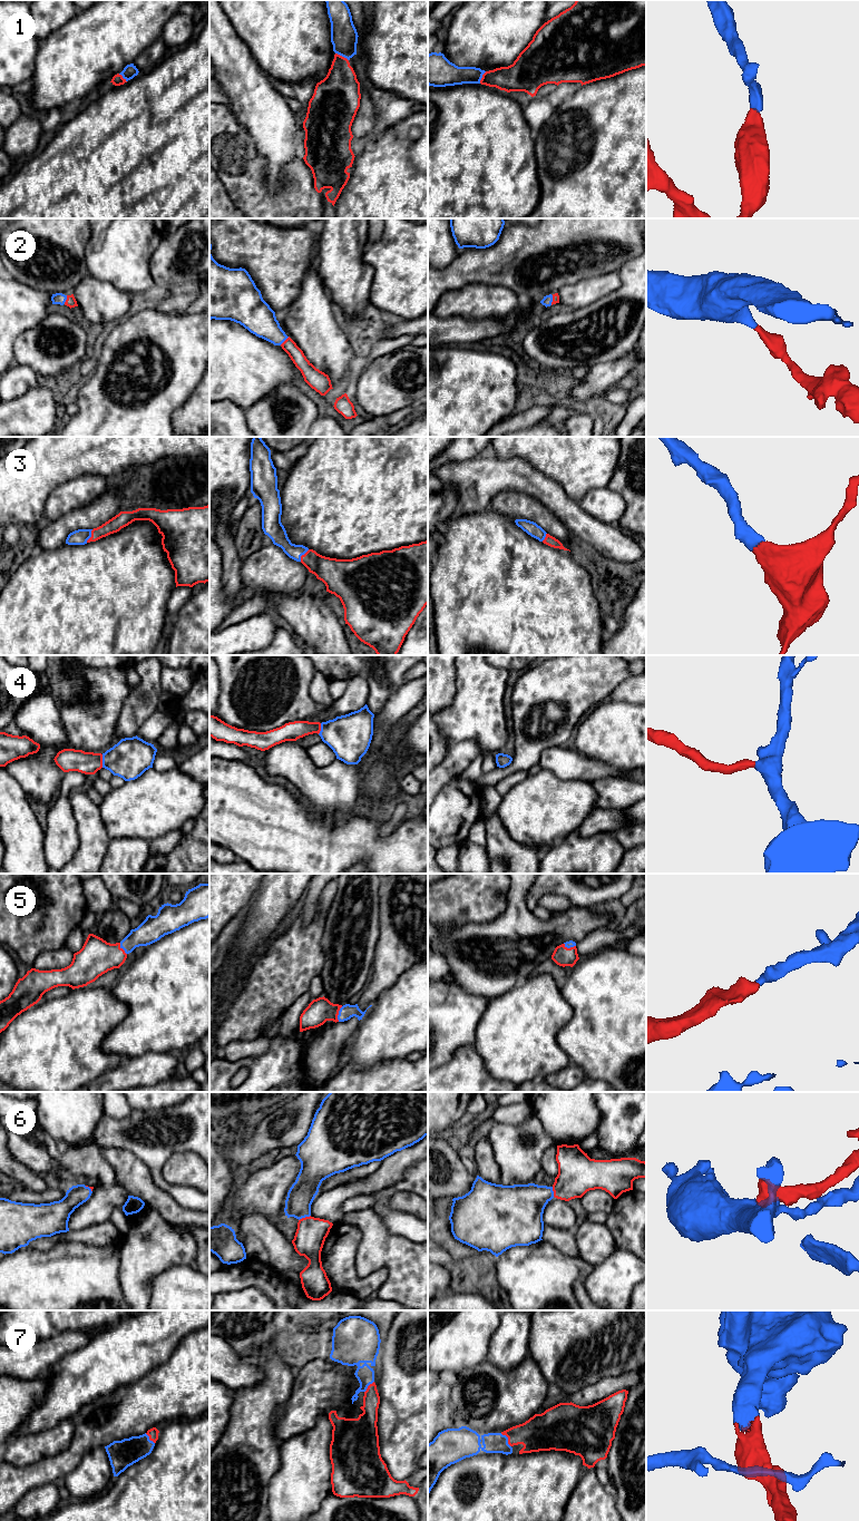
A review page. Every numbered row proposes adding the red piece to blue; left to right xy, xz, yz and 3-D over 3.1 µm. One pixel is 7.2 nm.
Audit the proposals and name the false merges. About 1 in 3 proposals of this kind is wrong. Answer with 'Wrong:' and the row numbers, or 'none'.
Wrong: none

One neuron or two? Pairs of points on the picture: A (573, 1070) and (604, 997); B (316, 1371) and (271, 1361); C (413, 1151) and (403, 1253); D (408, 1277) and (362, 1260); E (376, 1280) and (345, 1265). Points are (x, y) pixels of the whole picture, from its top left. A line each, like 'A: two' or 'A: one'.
A: two
B: two
C: two
D: one
E: one

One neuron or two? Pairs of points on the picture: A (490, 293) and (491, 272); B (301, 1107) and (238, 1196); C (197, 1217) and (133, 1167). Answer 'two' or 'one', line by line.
A: two
B: two
C: one

